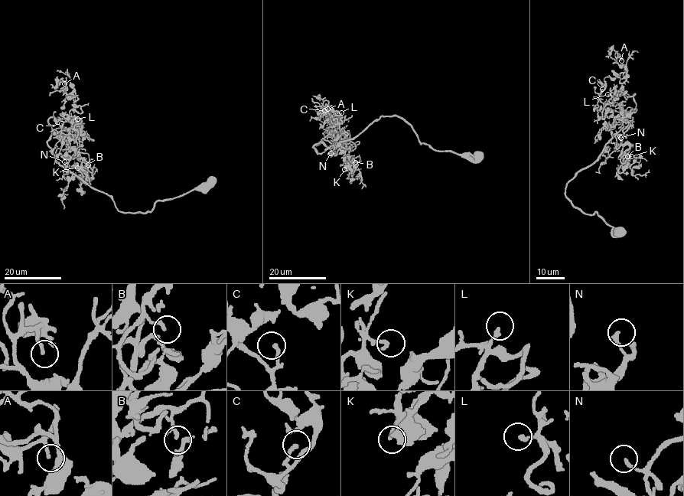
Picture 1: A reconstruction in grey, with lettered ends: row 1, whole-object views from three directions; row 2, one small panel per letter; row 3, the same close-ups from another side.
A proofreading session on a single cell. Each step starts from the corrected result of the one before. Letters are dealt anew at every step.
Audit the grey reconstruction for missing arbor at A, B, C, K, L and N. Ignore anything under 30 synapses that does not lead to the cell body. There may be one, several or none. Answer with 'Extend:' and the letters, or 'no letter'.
Extend: no letter

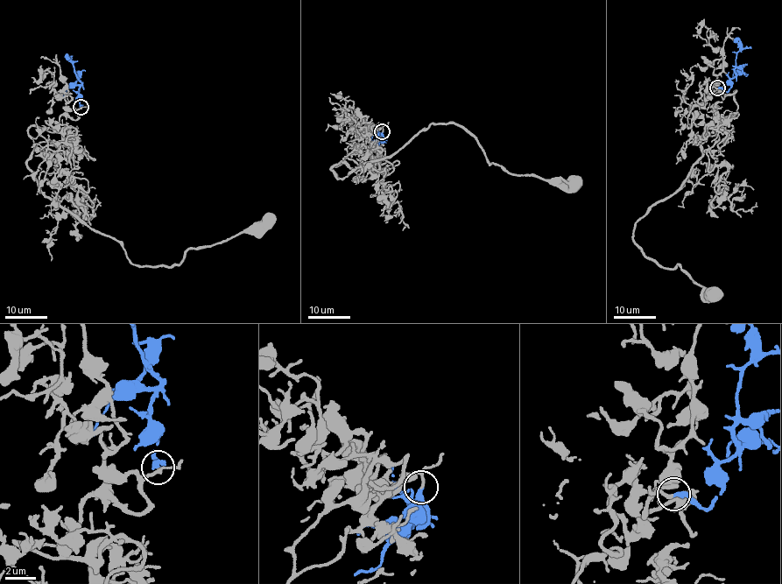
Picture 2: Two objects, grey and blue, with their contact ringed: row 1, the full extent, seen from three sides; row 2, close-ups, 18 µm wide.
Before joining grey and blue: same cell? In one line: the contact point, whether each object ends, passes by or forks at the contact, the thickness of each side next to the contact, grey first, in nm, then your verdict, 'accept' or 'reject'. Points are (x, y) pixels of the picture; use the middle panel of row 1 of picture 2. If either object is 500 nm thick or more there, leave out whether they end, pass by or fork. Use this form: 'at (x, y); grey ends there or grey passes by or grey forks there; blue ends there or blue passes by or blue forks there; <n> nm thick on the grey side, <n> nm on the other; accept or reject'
at (382, 131); grey ends there; blue ends there; 180 nm thick on the grey side, 360 nm on the other; accept

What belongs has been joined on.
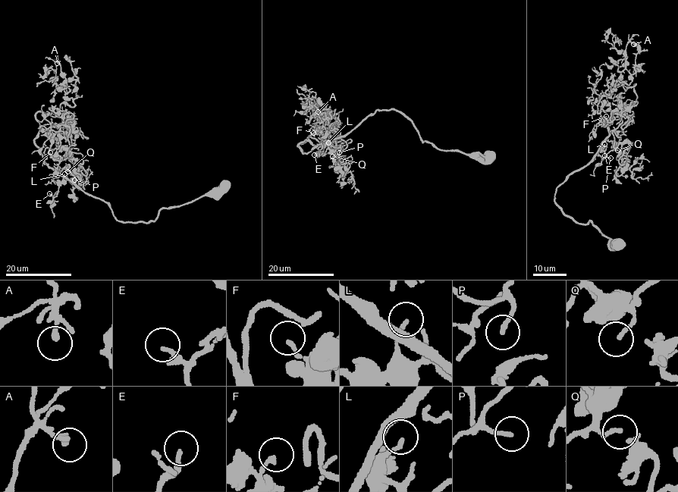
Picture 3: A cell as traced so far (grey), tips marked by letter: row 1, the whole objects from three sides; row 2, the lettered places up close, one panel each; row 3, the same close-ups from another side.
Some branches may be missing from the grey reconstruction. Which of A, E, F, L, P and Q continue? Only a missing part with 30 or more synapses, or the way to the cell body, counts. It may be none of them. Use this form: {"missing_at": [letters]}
{"missing_at": ["P"]}

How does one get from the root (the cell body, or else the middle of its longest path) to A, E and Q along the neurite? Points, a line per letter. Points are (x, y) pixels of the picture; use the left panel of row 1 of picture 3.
A: (226, 186), (163, 208), (153, 222), (118, 220), (48, 166), (35, 142), (37, 112), (74, 104), (57, 63)
E: (226, 186), (214, 195), (163, 208), (148, 222), (120, 222), (106, 202), (64, 178), (58, 191), (49, 193)
Q: (226, 186), (214, 195), (163, 208), (153, 222), (120, 222), (106, 202), (64, 179), (75, 181), (67, 171)

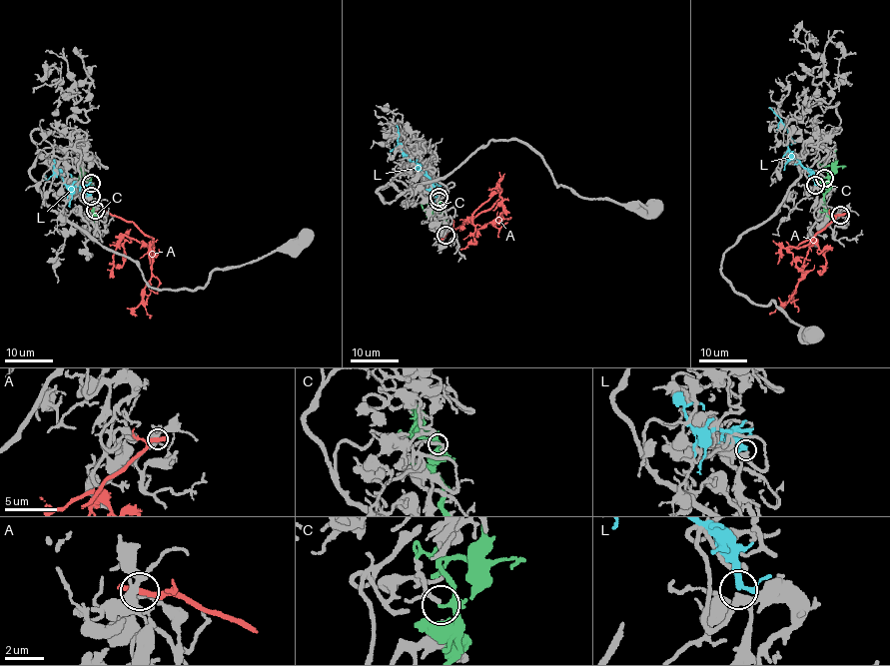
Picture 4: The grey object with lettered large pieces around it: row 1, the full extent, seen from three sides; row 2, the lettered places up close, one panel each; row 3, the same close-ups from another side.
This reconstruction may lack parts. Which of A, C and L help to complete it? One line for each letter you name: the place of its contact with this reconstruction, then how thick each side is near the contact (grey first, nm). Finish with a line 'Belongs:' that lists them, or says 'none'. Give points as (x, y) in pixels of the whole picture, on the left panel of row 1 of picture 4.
Belongs: none

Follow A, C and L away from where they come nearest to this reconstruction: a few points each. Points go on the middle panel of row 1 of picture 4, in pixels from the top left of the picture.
A: (444, 235), (490, 208), (499, 197), (500, 190), (501, 219), (494, 225), (496, 216), (502, 212)
C: (439, 201), (443, 229)
L: (439, 197), (434, 193), (434, 186), (398, 143), (390, 152), (391, 156)

